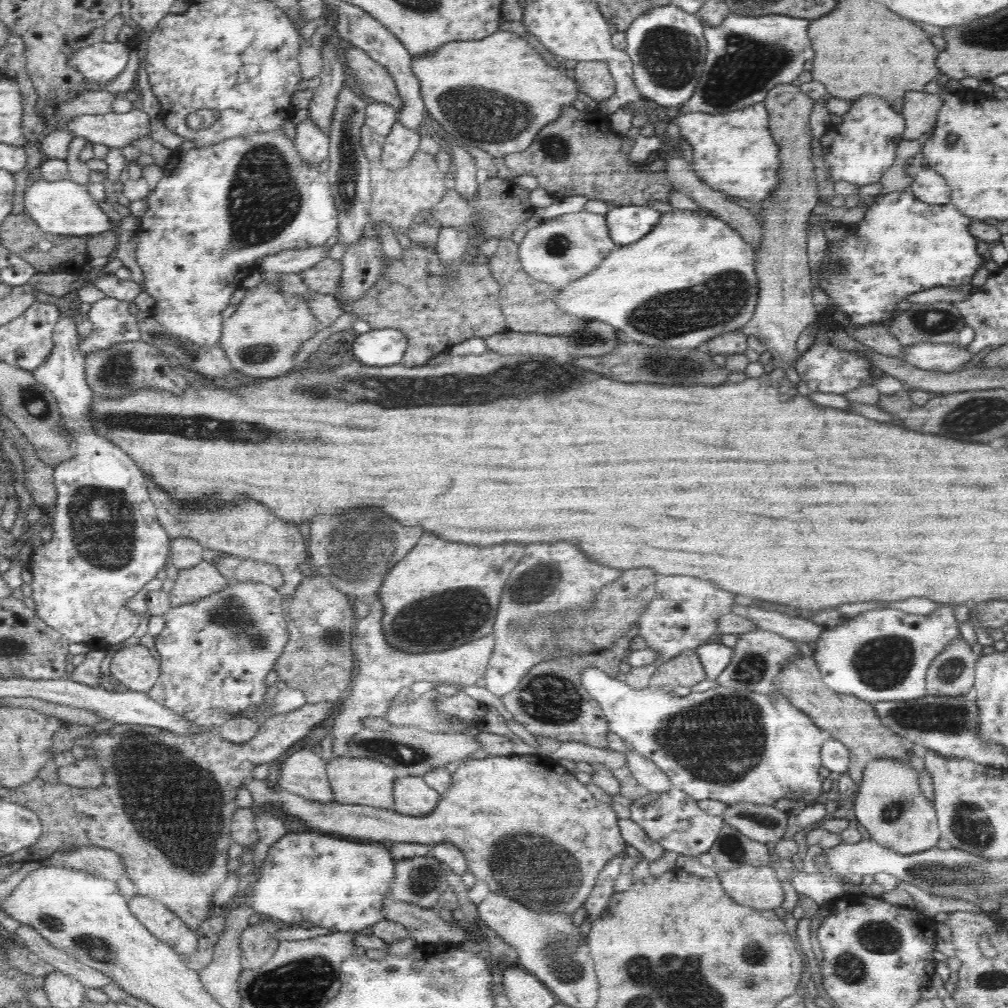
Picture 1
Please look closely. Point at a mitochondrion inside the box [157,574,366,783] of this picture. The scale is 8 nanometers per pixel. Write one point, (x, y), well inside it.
(234, 618)

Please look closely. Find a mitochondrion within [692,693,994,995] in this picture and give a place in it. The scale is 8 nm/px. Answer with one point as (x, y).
(948, 717)

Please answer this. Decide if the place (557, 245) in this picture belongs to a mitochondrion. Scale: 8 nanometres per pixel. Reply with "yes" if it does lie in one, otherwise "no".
yes

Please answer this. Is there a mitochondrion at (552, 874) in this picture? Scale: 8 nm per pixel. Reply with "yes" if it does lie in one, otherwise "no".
yes

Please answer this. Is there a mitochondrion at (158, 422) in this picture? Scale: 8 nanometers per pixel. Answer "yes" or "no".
yes

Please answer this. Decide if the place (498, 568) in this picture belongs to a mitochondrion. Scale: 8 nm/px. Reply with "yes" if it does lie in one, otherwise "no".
yes

